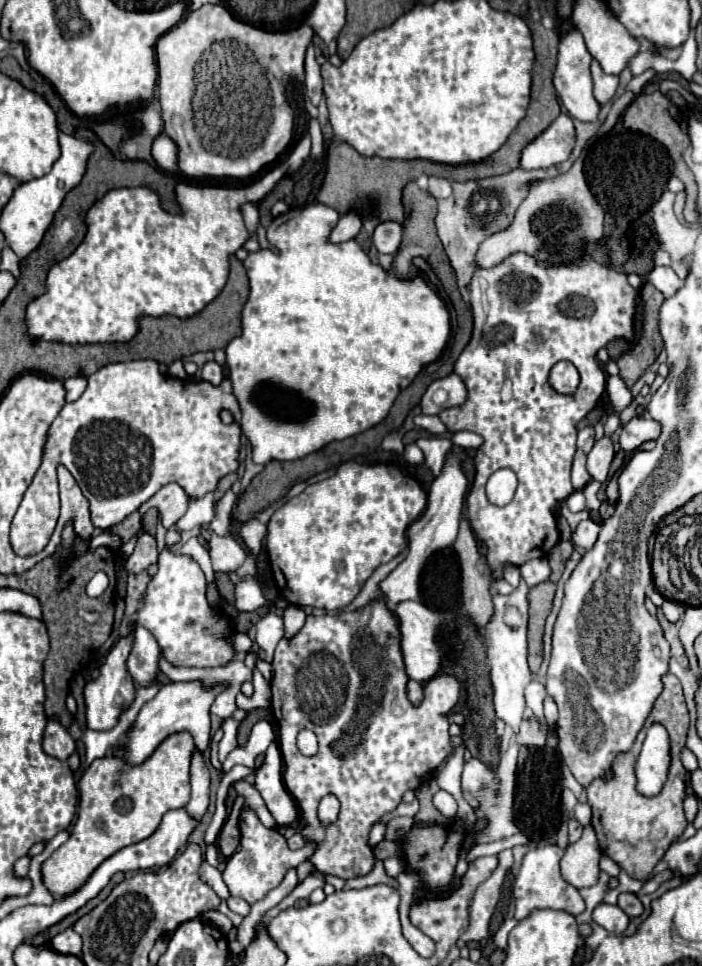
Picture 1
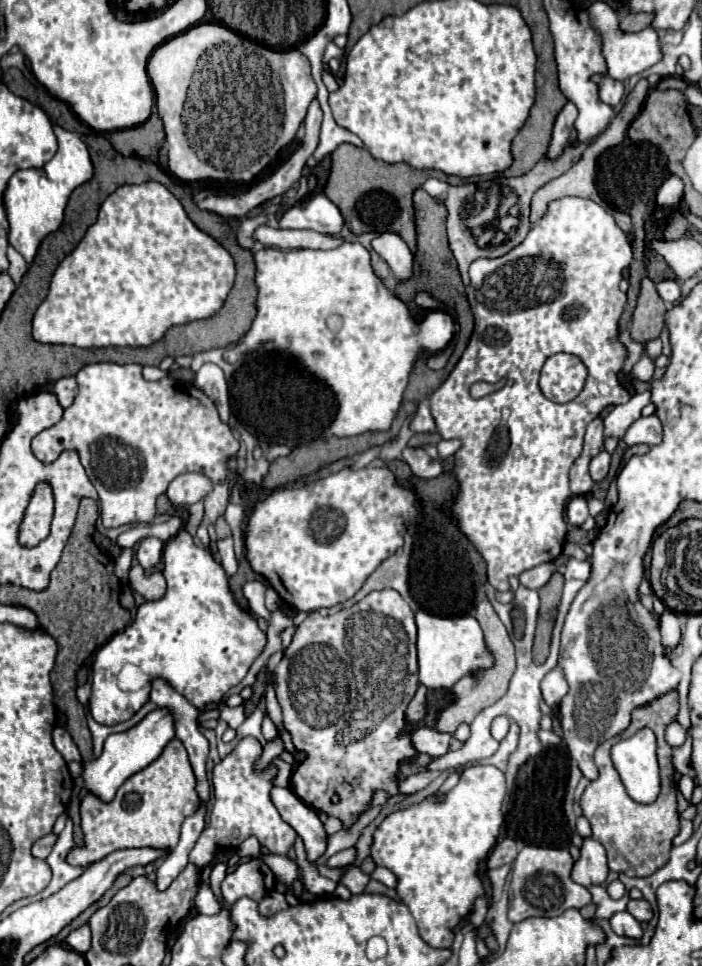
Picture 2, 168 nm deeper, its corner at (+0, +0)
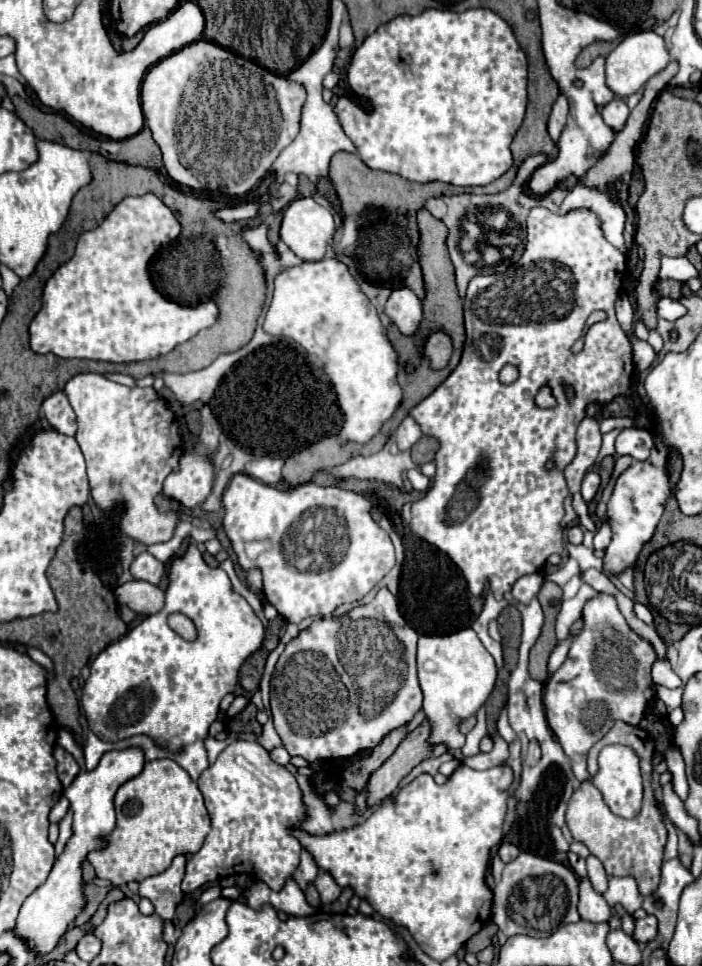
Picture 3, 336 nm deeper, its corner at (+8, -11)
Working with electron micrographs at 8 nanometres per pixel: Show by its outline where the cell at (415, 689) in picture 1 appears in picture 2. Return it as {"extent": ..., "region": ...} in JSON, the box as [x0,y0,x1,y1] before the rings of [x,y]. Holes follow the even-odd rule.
{"extent":[406,686,426,722],"region":[[[420,686],[416,696],[412,698],[412,702],[406,708],[406,720],[408,722],[420,722],[426,716],[426,688]]]}

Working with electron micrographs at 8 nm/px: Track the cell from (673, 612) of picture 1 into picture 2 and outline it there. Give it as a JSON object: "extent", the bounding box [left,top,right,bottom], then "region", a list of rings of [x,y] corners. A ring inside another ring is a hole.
{"extent":[660,610,680,654],"region":[[[666,610],[660,616],[660,634],[662,634],[664,652],[666,654],[674,652],[674,648],[680,642],[680,620],[678,620],[678,616],[672,610]]]}

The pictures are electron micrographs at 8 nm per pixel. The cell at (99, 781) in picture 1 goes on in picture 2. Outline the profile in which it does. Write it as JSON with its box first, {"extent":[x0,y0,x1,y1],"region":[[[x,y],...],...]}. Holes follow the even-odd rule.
{"extent":[68,738,202,866],"region":[[[174,738],[168,742],[164,754],[160,754],[156,762],[136,772],[120,786],[116,798],[110,804],[86,794],[80,804],[86,844],[84,848],[74,848],[68,854],[68,862],[74,866],[88,866],[124,848],[154,848],[170,854],[178,844],[184,818],[192,816],[200,804],[202,800],[196,792],[196,776],[186,748],[178,738]]]}

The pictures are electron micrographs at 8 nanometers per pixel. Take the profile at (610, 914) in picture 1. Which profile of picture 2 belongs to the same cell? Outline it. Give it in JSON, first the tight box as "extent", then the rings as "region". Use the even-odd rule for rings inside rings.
{"extent":[610,912,642,940],"region":[[[616,912],[610,918],[610,926],[618,936],[628,936],[634,940],[642,938],[642,926],[630,912]]]}

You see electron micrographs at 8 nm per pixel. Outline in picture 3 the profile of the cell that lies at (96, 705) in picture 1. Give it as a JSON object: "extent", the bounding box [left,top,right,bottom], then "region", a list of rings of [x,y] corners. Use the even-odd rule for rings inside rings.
{"extent":[82,545,264,751],"region":[[[188,545],[184,555],[170,561],[168,579],[170,583],[166,587],[164,609],[158,615],[142,619],[122,639],[108,645],[90,663],[90,677],[82,693],[82,709],[90,729],[96,735],[108,735],[106,741],[118,741],[144,733],[166,749],[180,751],[182,745],[206,739],[208,727],[218,717],[222,697],[234,693],[236,689],[242,663],[262,645],[264,627],[260,619],[254,615],[246,599],[232,591],[228,575],[220,567],[208,567],[204,563],[196,545]],[[170,613],[184,613],[186,617],[190,617],[198,631],[198,637],[194,641],[186,641],[178,633],[174,633],[166,623],[166,617]]]}

